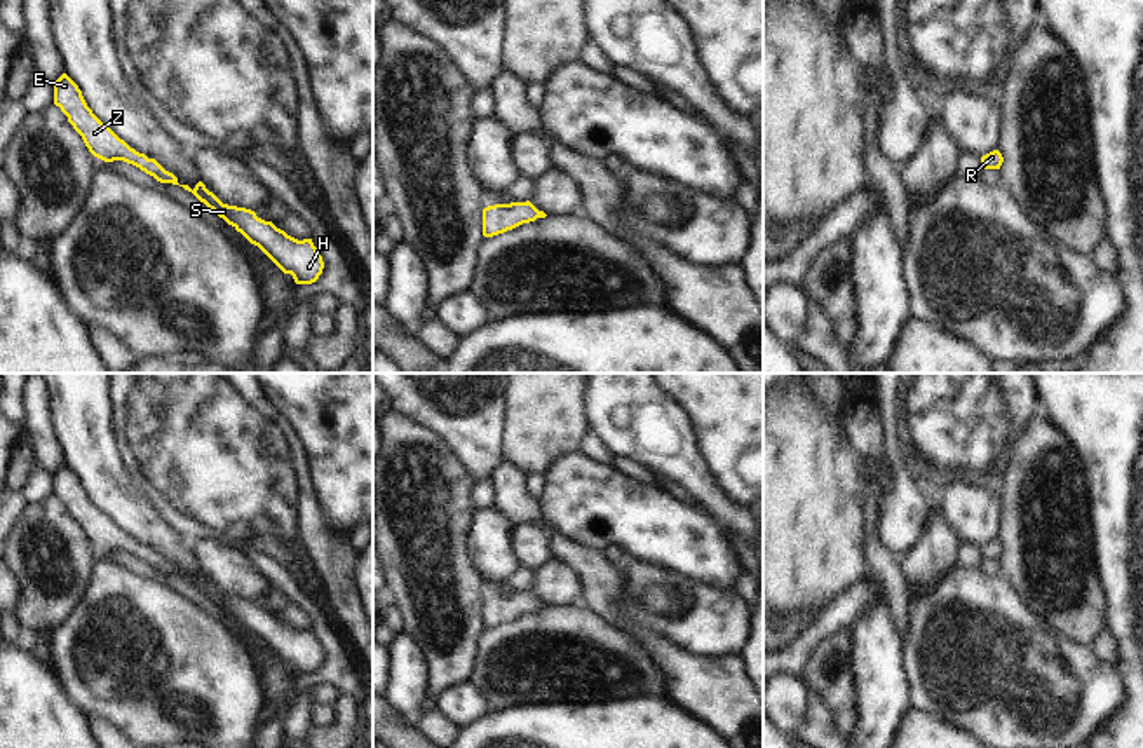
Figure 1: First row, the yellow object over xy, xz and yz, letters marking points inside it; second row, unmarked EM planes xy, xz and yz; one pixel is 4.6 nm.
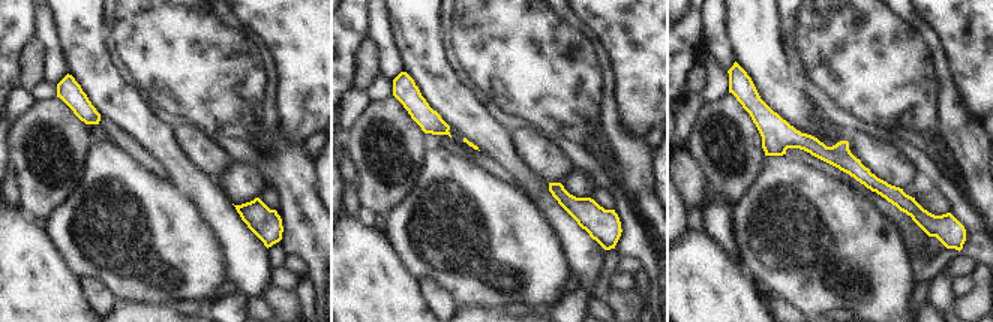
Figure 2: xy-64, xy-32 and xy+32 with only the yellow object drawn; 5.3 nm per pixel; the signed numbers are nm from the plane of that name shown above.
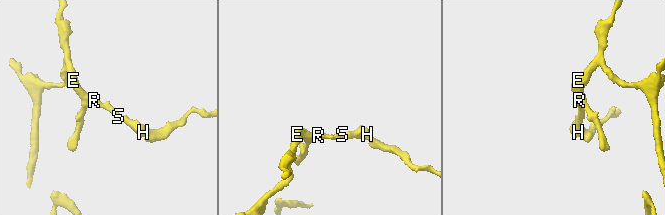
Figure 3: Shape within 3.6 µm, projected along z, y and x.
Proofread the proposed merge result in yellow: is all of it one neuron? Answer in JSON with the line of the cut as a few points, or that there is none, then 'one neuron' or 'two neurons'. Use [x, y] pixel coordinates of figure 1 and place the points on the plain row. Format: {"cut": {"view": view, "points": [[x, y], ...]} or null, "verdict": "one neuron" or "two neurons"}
{"cut": null, "verdict": "one neuron"}

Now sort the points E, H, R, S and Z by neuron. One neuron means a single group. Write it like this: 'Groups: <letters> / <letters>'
Groups: E H R S Z

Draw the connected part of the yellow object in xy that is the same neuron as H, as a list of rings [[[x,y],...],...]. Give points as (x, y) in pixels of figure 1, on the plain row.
[[[199,572],[193,581],[188,575],[179,577],[192,582],[200,593],[240,622],[251,635],[258,636],[284,664],[291,664],[296,675],[312,675],[322,664],[324,652],[312,629],[298,631],[277,619],[272,612],[258,609],[251,600],[223,595],[202,572]]]

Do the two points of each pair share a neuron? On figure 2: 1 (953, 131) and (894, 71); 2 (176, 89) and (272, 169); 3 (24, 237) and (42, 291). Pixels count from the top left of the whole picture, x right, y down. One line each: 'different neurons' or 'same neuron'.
1: same neuron
2: same neuron
3: same neuron

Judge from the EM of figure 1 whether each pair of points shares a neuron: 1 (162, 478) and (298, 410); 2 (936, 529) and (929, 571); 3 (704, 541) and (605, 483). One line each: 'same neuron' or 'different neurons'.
1: different neurons
2: same neuron
3: same neuron

